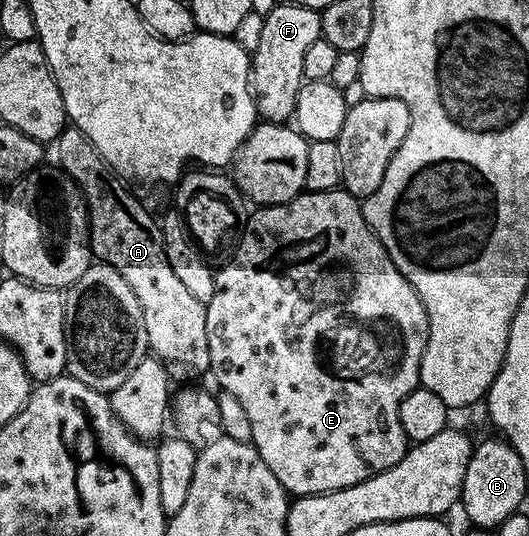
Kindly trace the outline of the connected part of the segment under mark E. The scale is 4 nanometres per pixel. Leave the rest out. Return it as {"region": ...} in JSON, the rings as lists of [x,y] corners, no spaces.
{"region":[[[337,188],[326,192],[301,192],[288,202],[283,202],[277,206],[260,206],[249,213],[248,222],[245,224],[232,252],[232,259],[221,270],[215,271],[214,296],[210,296],[210,300],[204,308],[206,312],[206,340],[210,340],[210,374],[211,377],[216,377],[217,387],[220,390],[230,392],[230,396],[235,396],[242,403],[242,409],[246,411],[246,416],[250,416],[252,421],[251,443],[262,456],[262,460],[266,460],[266,468],[270,468],[270,472],[274,472],[274,476],[278,476],[278,480],[284,485],[289,495],[299,496],[301,494],[325,494],[331,490],[350,488],[354,484],[362,484],[362,480],[372,478],[375,474],[381,474],[383,470],[388,470],[394,464],[398,464],[402,460],[402,456],[410,449],[410,441],[402,428],[400,405],[402,400],[406,400],[410,396],[412,390],[420,386],[420,361],[428,343],[428,317],[418,292],[414,292],[414,288],[408,283],[406,276],[402,276],[402,272],[398,272],[394,260],[390,260],[386,248],[376,239],[376,233],[369,228],[368,222],[364,218],[361,199],[351,197],[348,191],[343,188]]]}

